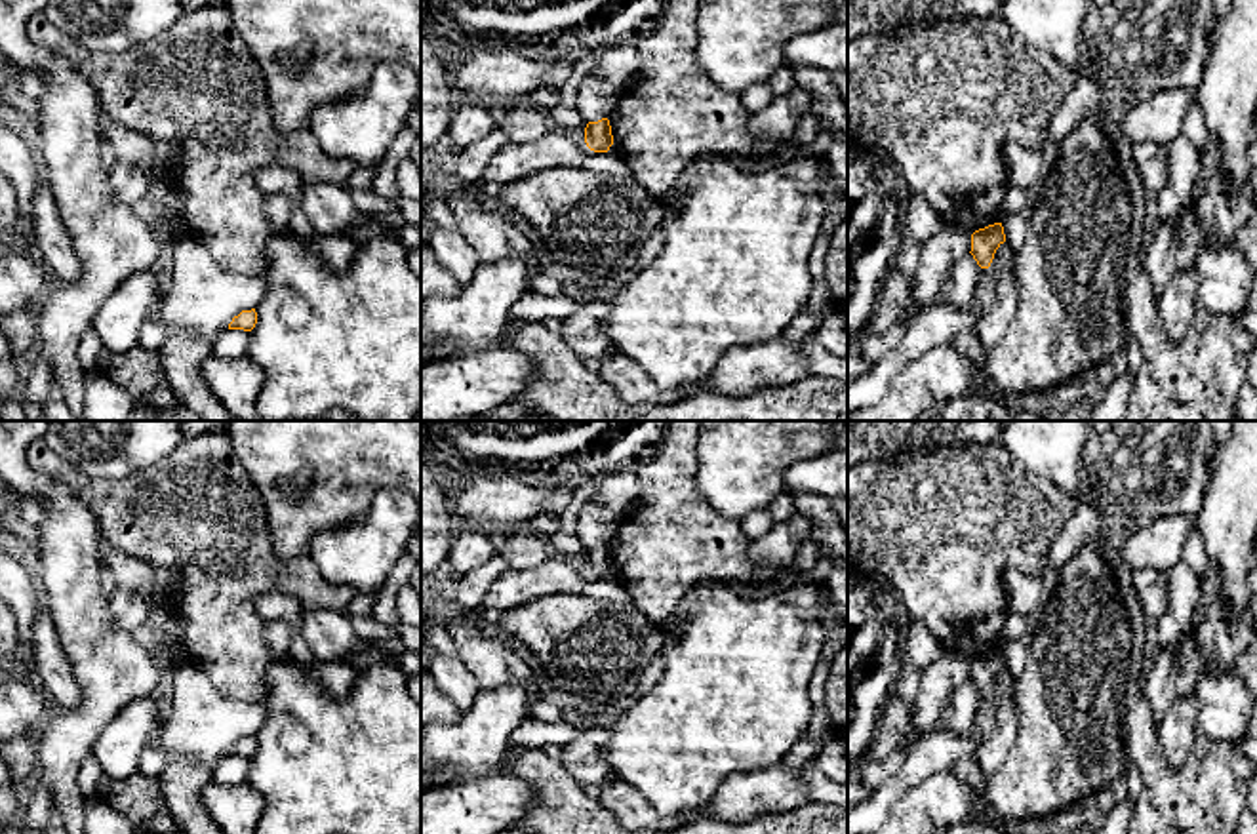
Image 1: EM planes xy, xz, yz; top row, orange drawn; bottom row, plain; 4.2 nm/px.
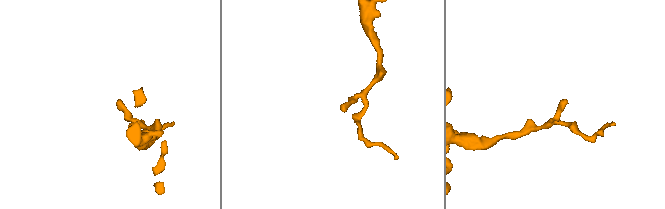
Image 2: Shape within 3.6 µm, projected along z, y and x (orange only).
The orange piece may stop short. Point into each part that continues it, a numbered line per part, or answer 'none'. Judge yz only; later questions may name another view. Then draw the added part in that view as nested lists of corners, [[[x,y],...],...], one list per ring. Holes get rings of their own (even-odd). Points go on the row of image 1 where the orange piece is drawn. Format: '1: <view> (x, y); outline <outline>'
none

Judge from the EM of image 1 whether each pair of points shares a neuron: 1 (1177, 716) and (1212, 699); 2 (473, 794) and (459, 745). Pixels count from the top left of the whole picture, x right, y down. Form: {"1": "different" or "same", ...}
{"1": "different", "2": "different"}

